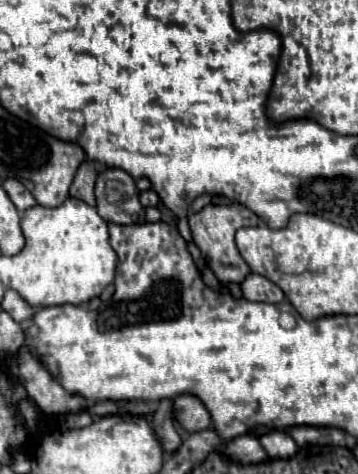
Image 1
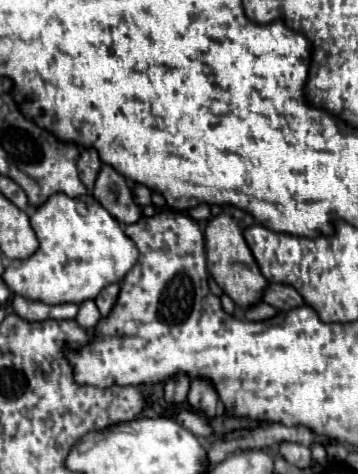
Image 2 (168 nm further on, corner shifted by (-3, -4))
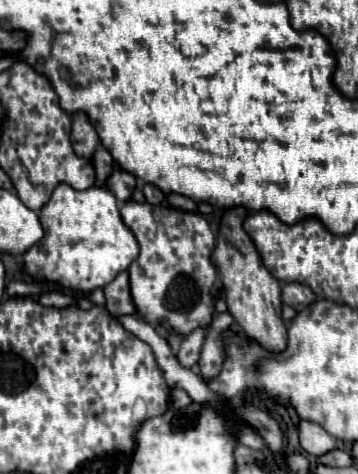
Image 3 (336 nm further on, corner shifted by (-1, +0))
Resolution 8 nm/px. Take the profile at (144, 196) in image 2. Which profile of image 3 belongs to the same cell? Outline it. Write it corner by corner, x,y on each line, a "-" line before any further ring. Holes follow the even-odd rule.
114,168
112,174
106,178
106,188
120,200
120,202
126,202
132,198
132,190
136,186
136,178
122,170
122,168

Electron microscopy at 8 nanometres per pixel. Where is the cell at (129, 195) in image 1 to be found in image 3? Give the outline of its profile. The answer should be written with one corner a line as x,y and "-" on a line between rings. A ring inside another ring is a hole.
100,144
92,156
92,162
94,162
94,168
96,168
96,176
98,176
98,182
96,186
104,186
106,178
110,176
112,168
114,168
114,160
110,156
110,152

